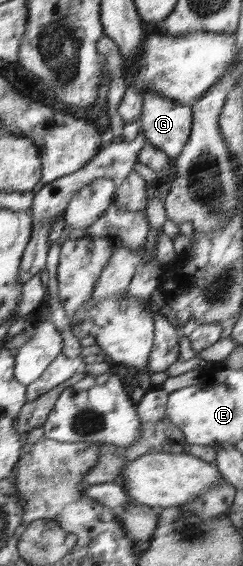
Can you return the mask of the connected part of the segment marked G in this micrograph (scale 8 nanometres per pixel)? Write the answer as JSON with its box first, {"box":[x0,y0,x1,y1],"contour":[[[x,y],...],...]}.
{"box":[141,88,193,159],"contour":[[[142,88],[141,95],[144,97],[141,111],[142,136],[146,137],[146,143],[162,150],[167,156],[175,159],[186,147],[190,137],[190,123],[193,123],[190,105],[181,104],[173,99],[166,99],[162,94],[148,88]]]}

